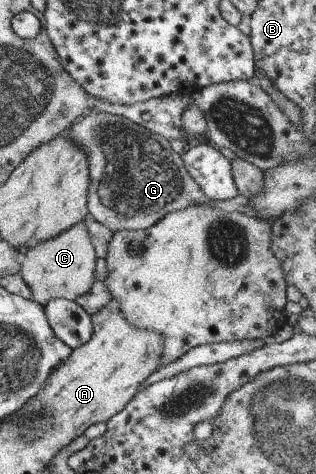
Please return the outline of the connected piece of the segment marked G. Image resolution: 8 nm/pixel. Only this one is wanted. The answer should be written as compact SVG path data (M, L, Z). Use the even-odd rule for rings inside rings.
M97 111L97 114L71 124L67 132L68 139L86 151L90 177L88 216L112 234L123 230L146 230L169 212L201 204L253 216L248 198L241 194L225 200L207 198L184 168L181 156L171 149L169 141L127 118Z

